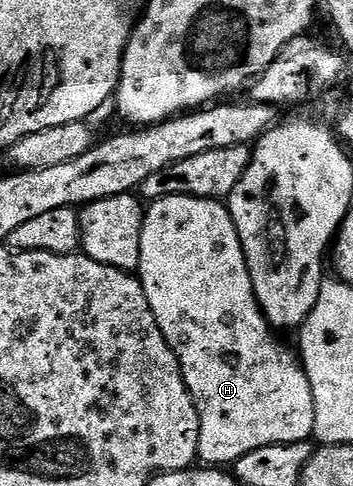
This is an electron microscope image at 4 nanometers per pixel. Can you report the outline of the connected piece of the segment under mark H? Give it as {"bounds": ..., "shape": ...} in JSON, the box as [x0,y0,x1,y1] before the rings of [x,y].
{"bounds":[137,196,314,466],"shape":[[[169,196],[163,200],[153,201],[145,209],[146,217],[140,234],[140,266],[137,277],[142,281],[144,294],[148,294],[148,306],[152,306],[152,314],[156,314],[156,326],[164,334],[168,346],[176,354],[180,362],[180,370],[184,382],[194,399],[196,410],[200,414],[200,442],[198,443],[198,460],[206,466],[230,466],[244,454],[256,450],[260,446],[273,444],[291,444],[301,440],[309,441],[314,435],[314,399],[312,386],[308,382],[308,374],[302,368],[301,359],[293,347],[281,344],[260,310],[256,294],[252,290],[252,278],[248,274],[248,262],[244,258],[244,250],[240,242],[240,234],[230,217],[229,207],[217,200],[205,200],[195,196]]]}

